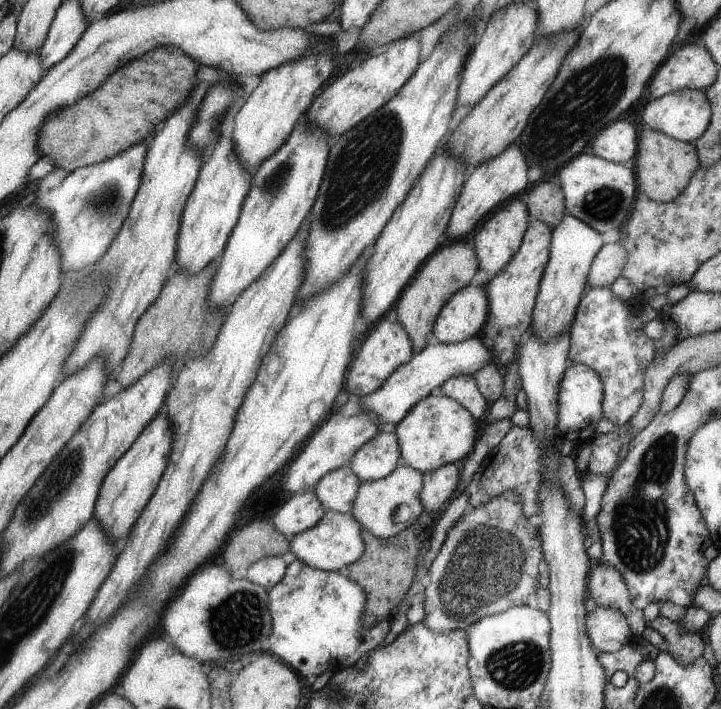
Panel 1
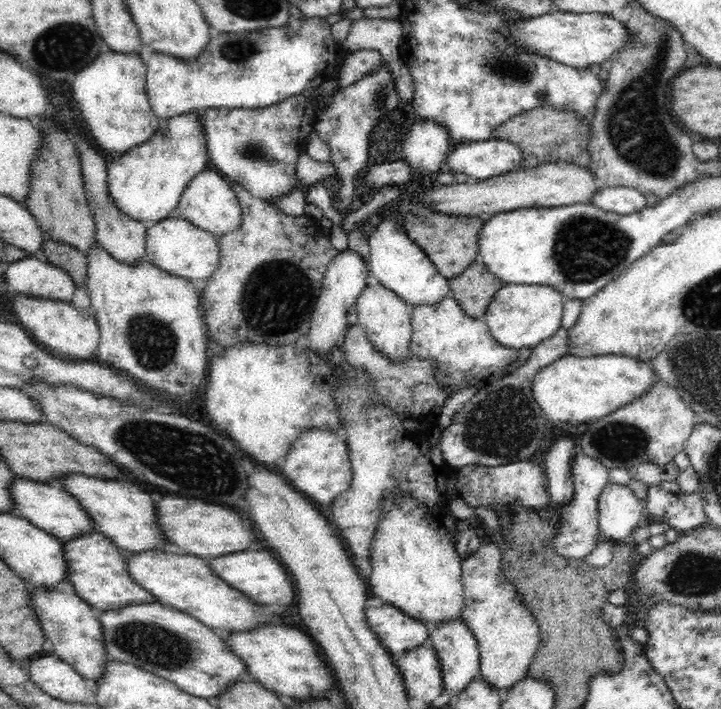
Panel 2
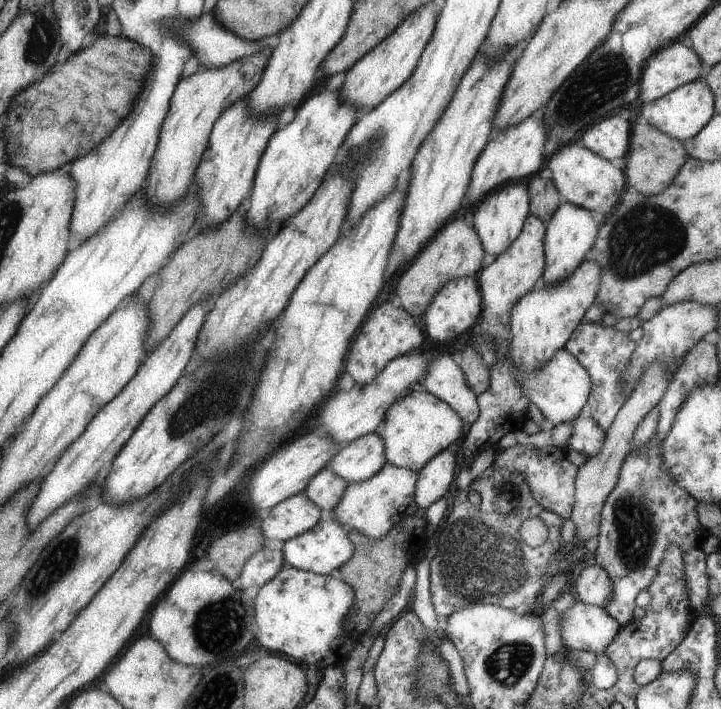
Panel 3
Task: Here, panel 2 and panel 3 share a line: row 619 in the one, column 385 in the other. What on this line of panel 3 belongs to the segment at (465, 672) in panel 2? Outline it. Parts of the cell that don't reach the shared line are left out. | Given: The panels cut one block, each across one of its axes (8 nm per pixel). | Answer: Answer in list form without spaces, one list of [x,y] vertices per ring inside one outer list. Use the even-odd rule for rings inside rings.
[[[377,430],[343,446],[325,468],[354,483],[374,478],[386,462],[385,443]]]

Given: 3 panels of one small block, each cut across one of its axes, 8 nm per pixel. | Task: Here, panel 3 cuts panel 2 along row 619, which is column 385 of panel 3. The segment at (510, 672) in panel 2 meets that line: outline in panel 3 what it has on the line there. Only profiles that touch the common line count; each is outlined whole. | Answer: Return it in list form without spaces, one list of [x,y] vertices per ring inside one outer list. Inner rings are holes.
[[[386,462],[374,478],[349,483],[349,488],[334,508],[331,518],[336,518],[347,530],[354,529],[360,534],[380,540],[402,520],[406,508],[414,506],[414,484],[418,475],[416,471]]]

